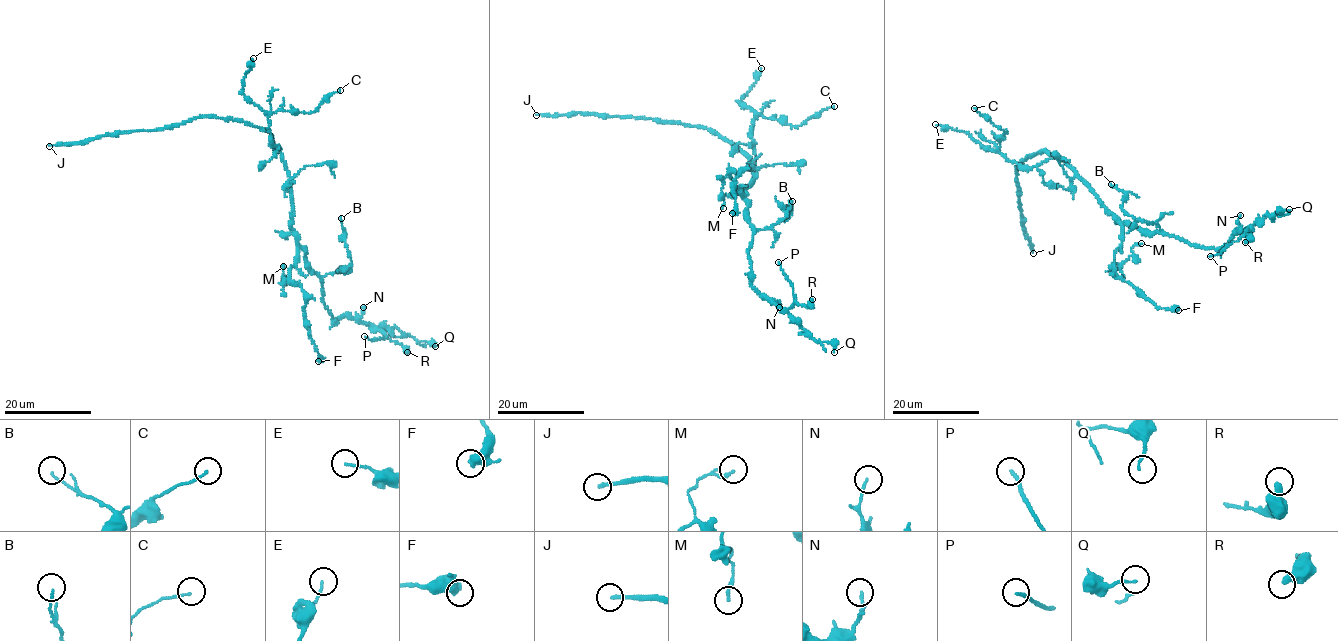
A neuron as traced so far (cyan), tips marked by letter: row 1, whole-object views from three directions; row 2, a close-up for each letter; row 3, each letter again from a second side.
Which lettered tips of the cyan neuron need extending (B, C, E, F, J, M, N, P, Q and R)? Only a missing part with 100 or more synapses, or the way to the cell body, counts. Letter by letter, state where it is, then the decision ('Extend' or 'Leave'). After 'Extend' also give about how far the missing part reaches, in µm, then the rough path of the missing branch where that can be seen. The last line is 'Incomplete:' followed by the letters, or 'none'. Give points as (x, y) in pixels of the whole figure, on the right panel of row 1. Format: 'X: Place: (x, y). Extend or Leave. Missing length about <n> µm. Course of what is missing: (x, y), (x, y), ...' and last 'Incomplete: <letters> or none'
B: Place: (1111, 184). Leave
C: Place: (974, 108). Leave
E: Place: (935, 124). Leave
F: Place: (1178, 310). Leave
J: Place: (1033, 253). Extend. Missing length about 160 µm. Course of what is missing: (1033, 253), (1035, 270), (1094, 286), (1068, 321), (1023, 327), (959, 356), (946, 338), (914, 346)
M: Place: (1141, 243). Leave
N: Place: (1240, 215). Leave
P: Place: (1210, 256). Leave
Q: Place: (1289, 209). Leave
R: Place: (1245, 242). Leave
Incomplete: J

